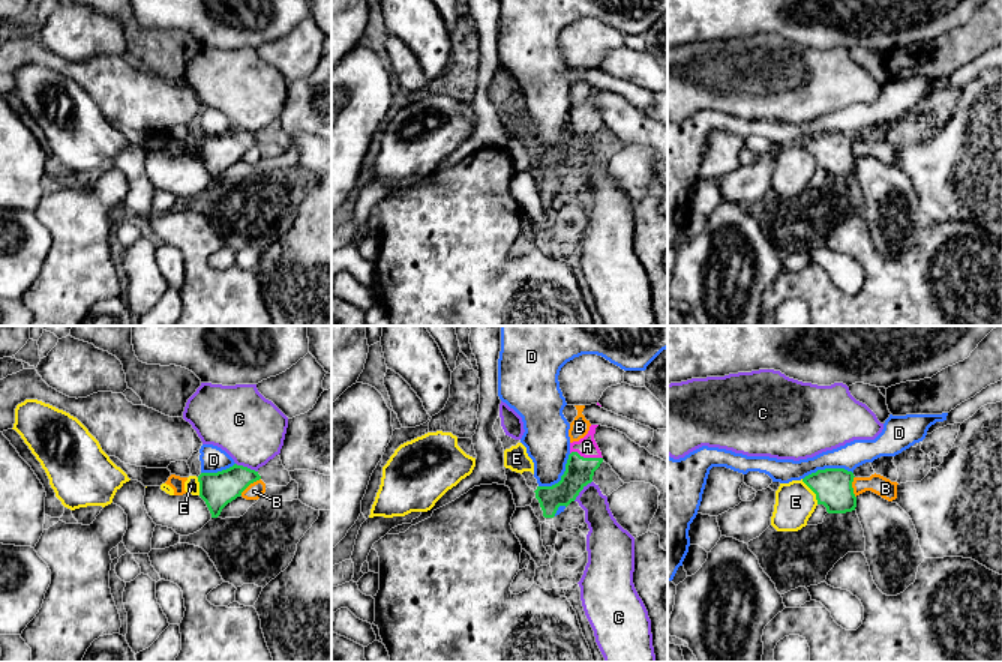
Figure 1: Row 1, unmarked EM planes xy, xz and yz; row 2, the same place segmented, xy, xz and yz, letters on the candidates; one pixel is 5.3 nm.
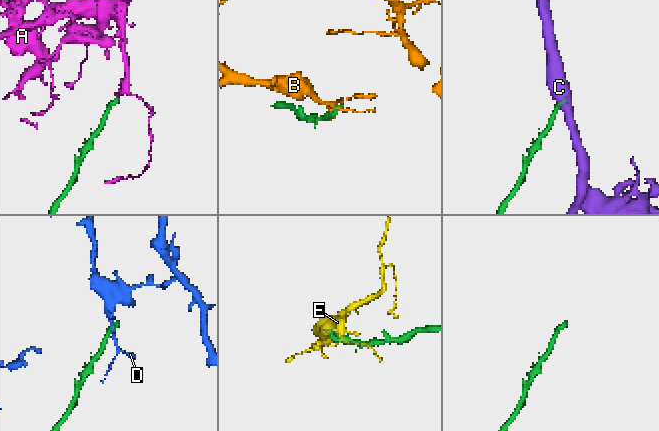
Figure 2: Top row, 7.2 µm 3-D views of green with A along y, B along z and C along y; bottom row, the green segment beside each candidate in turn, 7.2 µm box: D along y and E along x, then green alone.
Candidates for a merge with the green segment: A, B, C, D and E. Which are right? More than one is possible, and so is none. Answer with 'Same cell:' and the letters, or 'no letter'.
Same cell: A

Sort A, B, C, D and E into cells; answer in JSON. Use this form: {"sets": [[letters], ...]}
{"sets": [["A"], ["B"], ["C"], ["D"], ["E"]]}

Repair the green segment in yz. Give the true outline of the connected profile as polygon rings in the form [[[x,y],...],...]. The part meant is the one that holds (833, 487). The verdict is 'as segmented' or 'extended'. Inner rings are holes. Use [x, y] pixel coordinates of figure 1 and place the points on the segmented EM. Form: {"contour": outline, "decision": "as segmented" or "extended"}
{"contour": [[[825,468],[806,476],[802,482],[816,494],[818,504],[824,504],[828,513],[846,513],[856,507],[854,477],[854,473],[844,468]]], "decision": "as segmented"}

